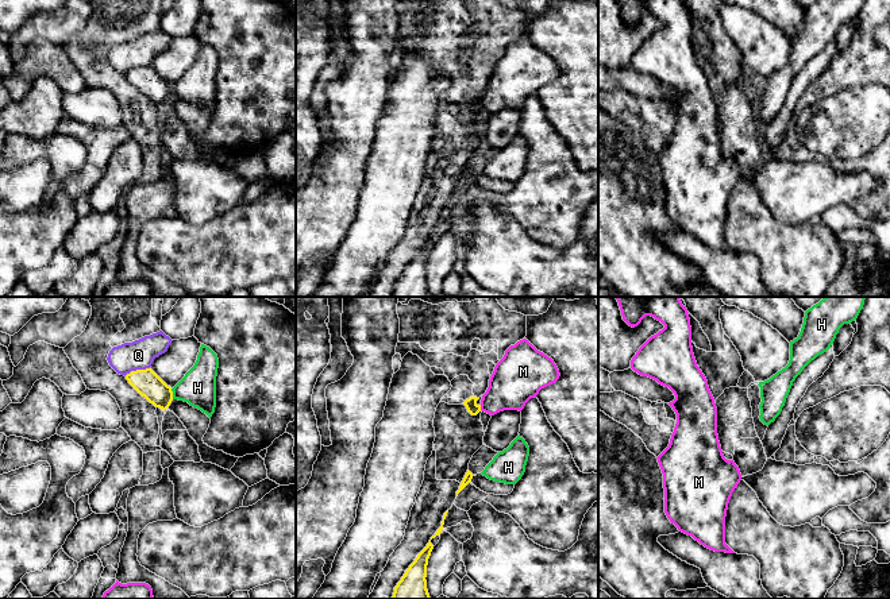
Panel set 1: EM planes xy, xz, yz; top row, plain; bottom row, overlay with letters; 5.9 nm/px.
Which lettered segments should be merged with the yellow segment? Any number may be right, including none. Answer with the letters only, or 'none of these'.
none of these

